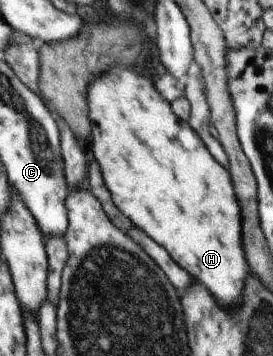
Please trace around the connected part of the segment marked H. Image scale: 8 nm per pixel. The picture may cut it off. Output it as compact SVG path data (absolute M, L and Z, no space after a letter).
M115 66L91 81L89 88L90 119L95 122L93 150L99 160L105 182L115 204L139 228L151 234L161 246L165 246L181 266L201 280L223 306L241 302L247 280L247 258L243 250L243 216L241 206L233 188L231 174L221 166L207 150L202 136L175 114L172 103L159 91L156 83L133 68Z

